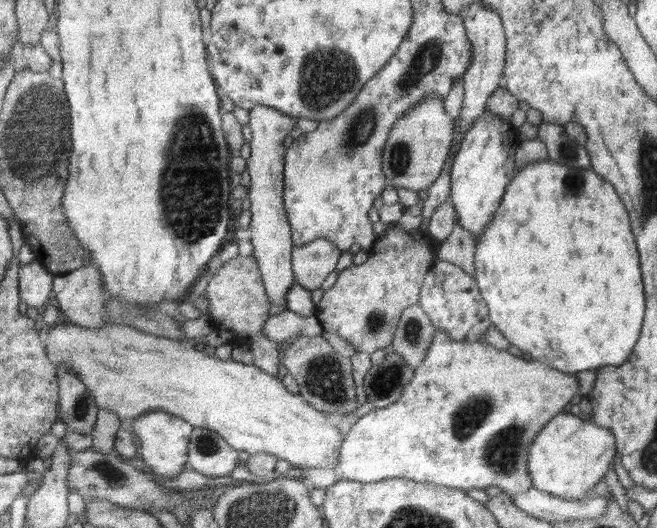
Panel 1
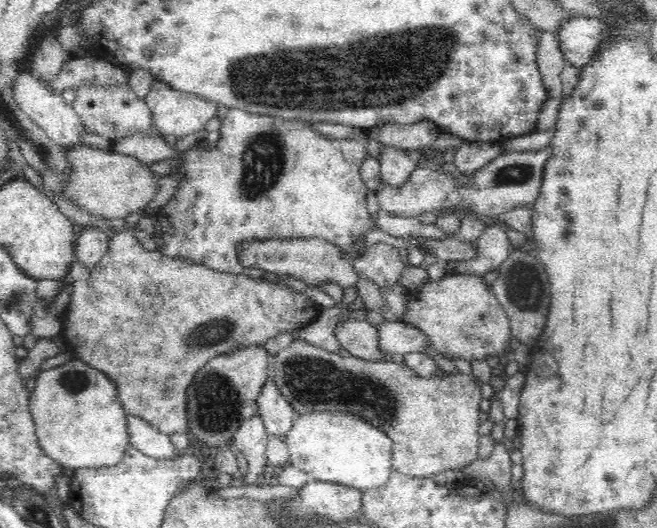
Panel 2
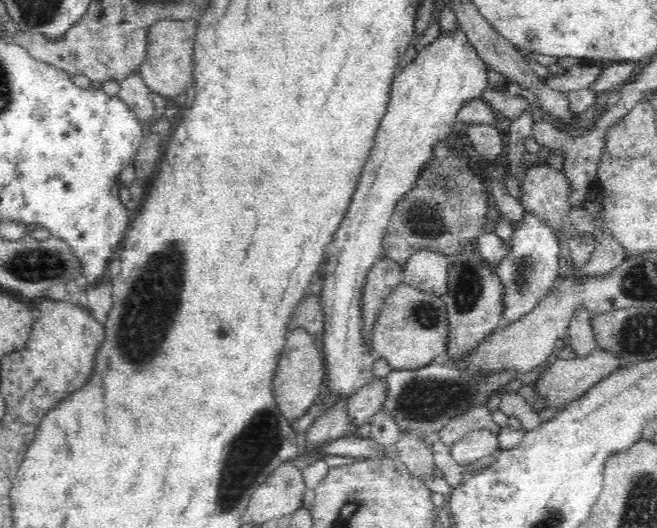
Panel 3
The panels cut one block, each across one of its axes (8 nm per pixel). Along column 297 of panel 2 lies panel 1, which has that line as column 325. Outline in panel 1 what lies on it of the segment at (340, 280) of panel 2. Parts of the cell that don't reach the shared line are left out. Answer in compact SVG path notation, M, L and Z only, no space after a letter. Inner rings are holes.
M316 239L313 243L295 247L292 264L296 282L310 291L321 288L327 276L337 268L341 252L328 239Z

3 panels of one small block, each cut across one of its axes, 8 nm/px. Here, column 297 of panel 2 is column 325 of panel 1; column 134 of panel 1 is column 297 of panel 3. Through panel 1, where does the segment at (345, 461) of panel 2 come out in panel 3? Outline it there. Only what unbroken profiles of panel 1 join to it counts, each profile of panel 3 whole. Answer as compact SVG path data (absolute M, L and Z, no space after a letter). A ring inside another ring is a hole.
M303 328L289 331L272 379L272 391L280 412L292 423L304 416L323 392L325 366L322 350L316 348L315 336Z

